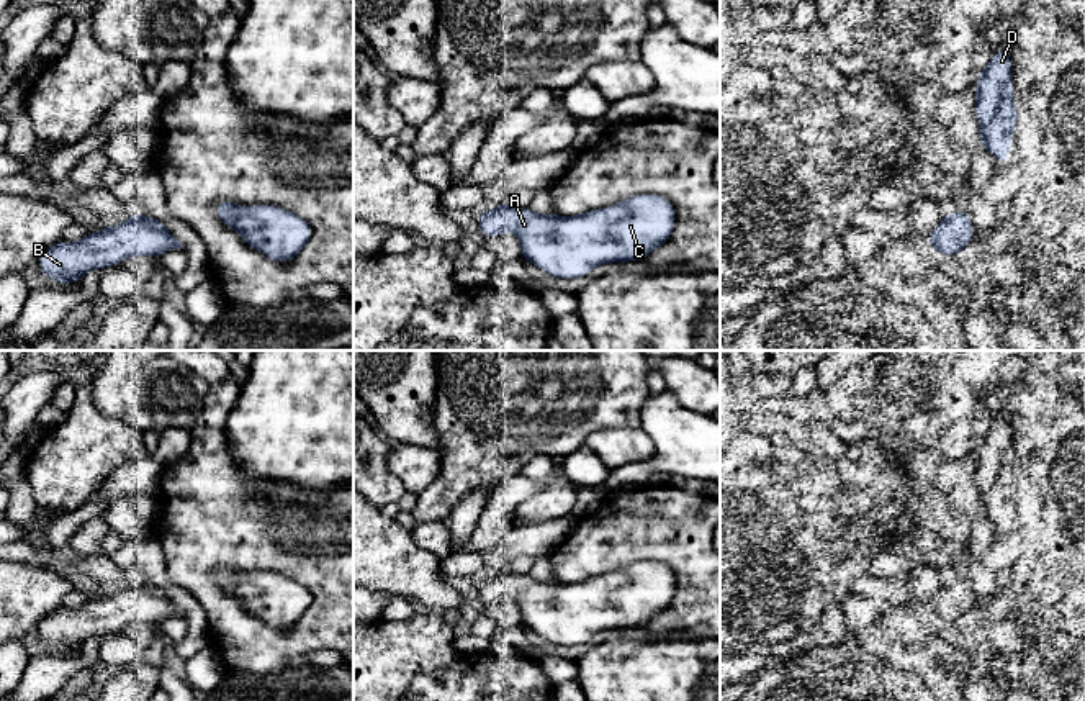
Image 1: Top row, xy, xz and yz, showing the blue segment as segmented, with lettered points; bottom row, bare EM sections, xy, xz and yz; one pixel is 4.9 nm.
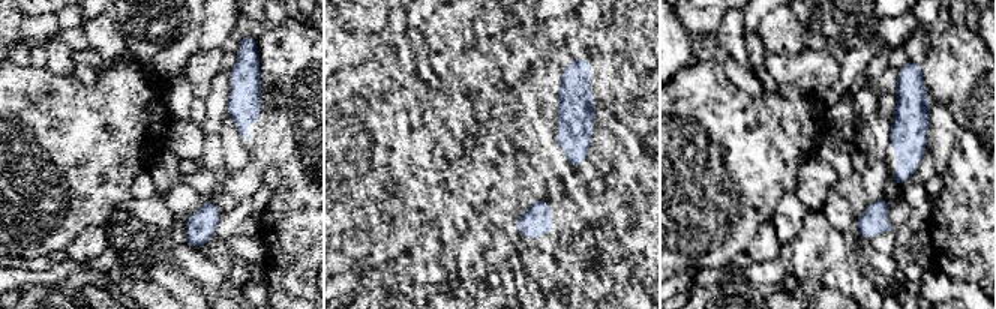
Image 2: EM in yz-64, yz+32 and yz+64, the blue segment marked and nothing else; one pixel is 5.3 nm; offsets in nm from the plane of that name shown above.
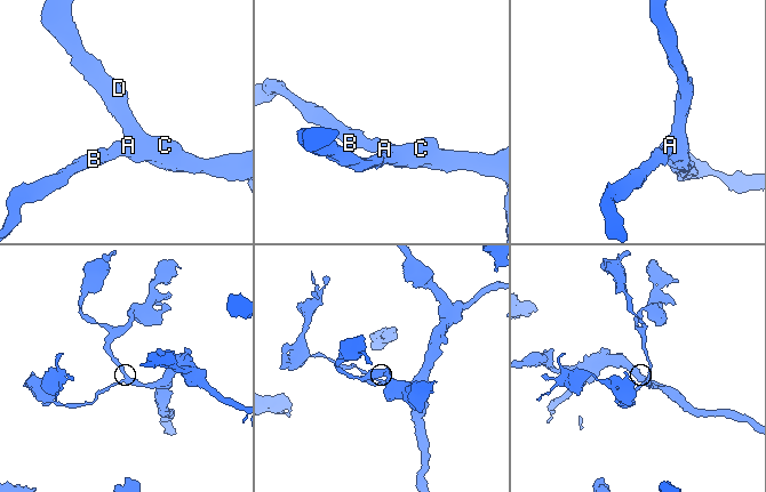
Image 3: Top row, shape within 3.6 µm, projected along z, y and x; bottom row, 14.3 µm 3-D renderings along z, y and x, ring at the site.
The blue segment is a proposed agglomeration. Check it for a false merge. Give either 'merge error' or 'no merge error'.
no merge error

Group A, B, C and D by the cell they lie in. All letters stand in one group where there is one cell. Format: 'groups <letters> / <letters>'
groups A B C D

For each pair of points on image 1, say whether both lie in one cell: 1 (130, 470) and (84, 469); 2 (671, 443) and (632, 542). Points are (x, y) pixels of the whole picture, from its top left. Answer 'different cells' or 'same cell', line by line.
1: different cells
2: different cells

